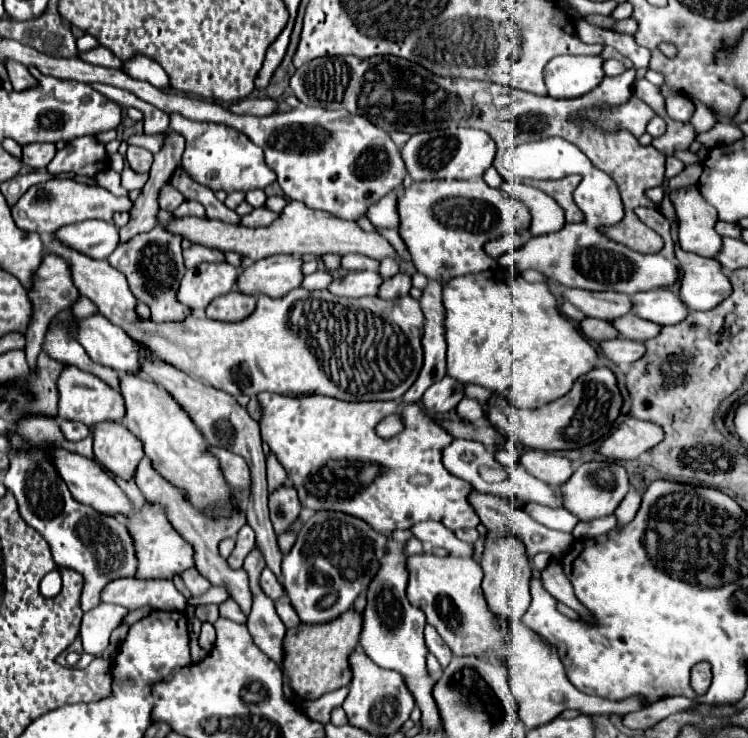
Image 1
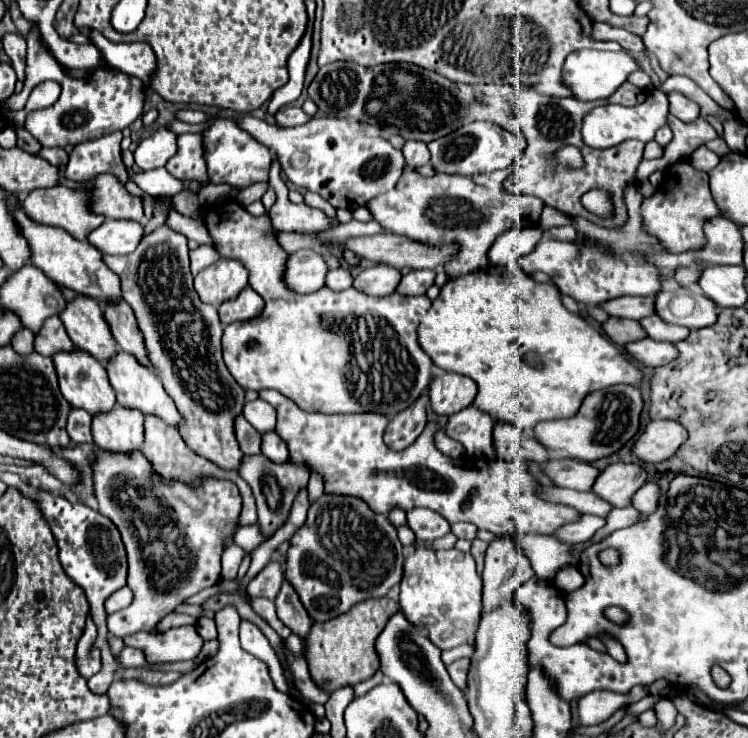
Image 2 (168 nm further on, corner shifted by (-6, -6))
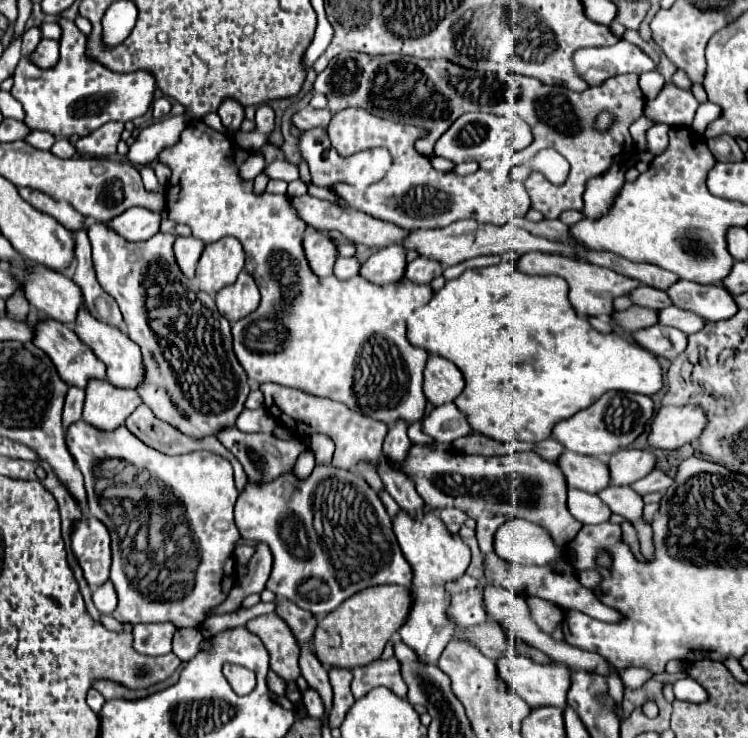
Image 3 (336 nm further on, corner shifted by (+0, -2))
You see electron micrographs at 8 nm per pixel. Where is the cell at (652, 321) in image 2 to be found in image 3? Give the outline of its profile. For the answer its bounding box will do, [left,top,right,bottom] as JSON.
[659,306,707,334]

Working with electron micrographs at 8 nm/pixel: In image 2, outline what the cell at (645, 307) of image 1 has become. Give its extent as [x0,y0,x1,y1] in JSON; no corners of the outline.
[655,288,717,330]

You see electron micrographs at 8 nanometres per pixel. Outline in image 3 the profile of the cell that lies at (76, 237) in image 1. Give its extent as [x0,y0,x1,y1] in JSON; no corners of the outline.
[109,206,161,242]

